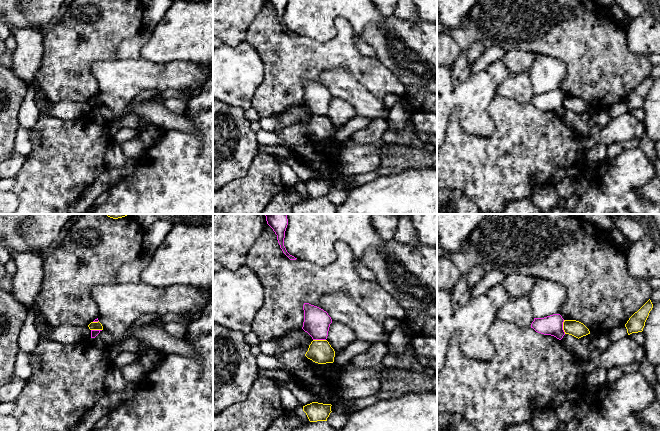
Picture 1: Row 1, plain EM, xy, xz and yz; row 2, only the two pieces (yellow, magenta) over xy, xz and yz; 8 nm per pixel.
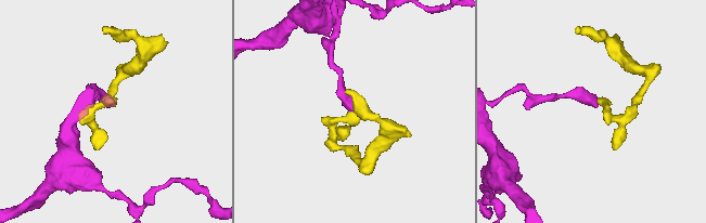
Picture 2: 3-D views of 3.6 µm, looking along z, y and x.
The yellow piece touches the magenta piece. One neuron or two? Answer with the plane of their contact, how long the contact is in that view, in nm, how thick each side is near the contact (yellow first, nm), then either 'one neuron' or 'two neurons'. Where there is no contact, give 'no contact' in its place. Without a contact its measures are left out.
yz | 110 nm | 130/160 nm | two neurons

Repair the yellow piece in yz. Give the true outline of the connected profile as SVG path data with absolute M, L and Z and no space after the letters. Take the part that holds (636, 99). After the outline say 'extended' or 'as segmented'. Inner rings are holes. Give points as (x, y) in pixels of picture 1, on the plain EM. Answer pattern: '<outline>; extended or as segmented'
M649 75L637 88L635 88L625 100L628 111L632 109L642 108L645 98L649 92L653 80Z; as segmented

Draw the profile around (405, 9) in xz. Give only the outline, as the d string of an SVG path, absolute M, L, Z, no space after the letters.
M398 0L394 15L409 21L420 21L419 14L412 0Z

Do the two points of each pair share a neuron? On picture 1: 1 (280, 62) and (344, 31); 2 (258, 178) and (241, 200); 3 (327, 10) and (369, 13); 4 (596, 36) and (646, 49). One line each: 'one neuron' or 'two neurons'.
1: one neuron
2: one neuron
3: one neuron
4: two neurons

